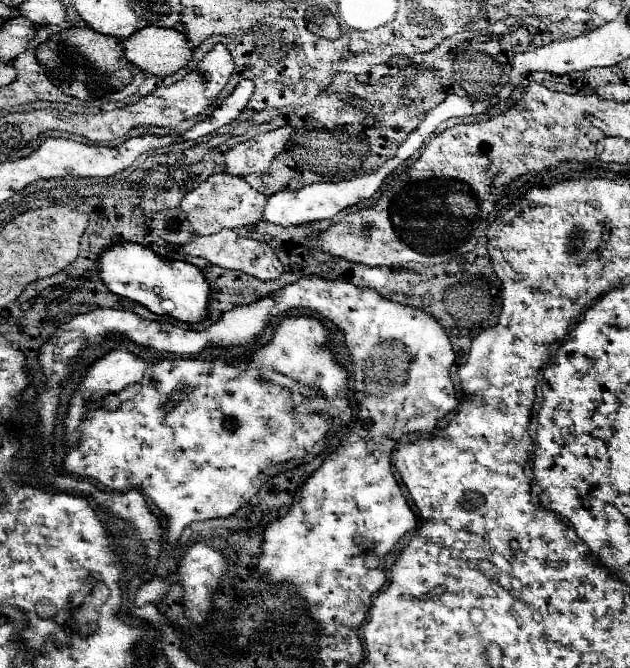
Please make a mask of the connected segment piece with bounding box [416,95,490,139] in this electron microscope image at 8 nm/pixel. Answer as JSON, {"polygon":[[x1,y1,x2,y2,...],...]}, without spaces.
{"polygon":[[448,95,438,107,434,107,432,111,426,113,424,121,418,125,418,137,428,137,430,133,434,133,434,129,450,119,450,117,468,117,468,115,482,115,488,113,488,101,476,101,476,99,466,99,466,97,458,97,458,95]]}

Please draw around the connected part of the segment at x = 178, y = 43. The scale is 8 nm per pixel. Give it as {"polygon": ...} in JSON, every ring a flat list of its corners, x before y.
{"polygon":[[144,27,124,41,126,57,150,75,174,75,192,59,184,33,164,27]]}

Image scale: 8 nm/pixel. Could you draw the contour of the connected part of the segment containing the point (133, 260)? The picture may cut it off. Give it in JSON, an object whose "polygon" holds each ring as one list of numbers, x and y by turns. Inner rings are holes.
{"polygon":[[116,243,100,255,98,265,100,277,112,293,132,299,156,315,168,313,184,323,200,323,208,315,210,285,202,271,190,263,160,257,138,243],[164,303,170,303,168,311]]}

